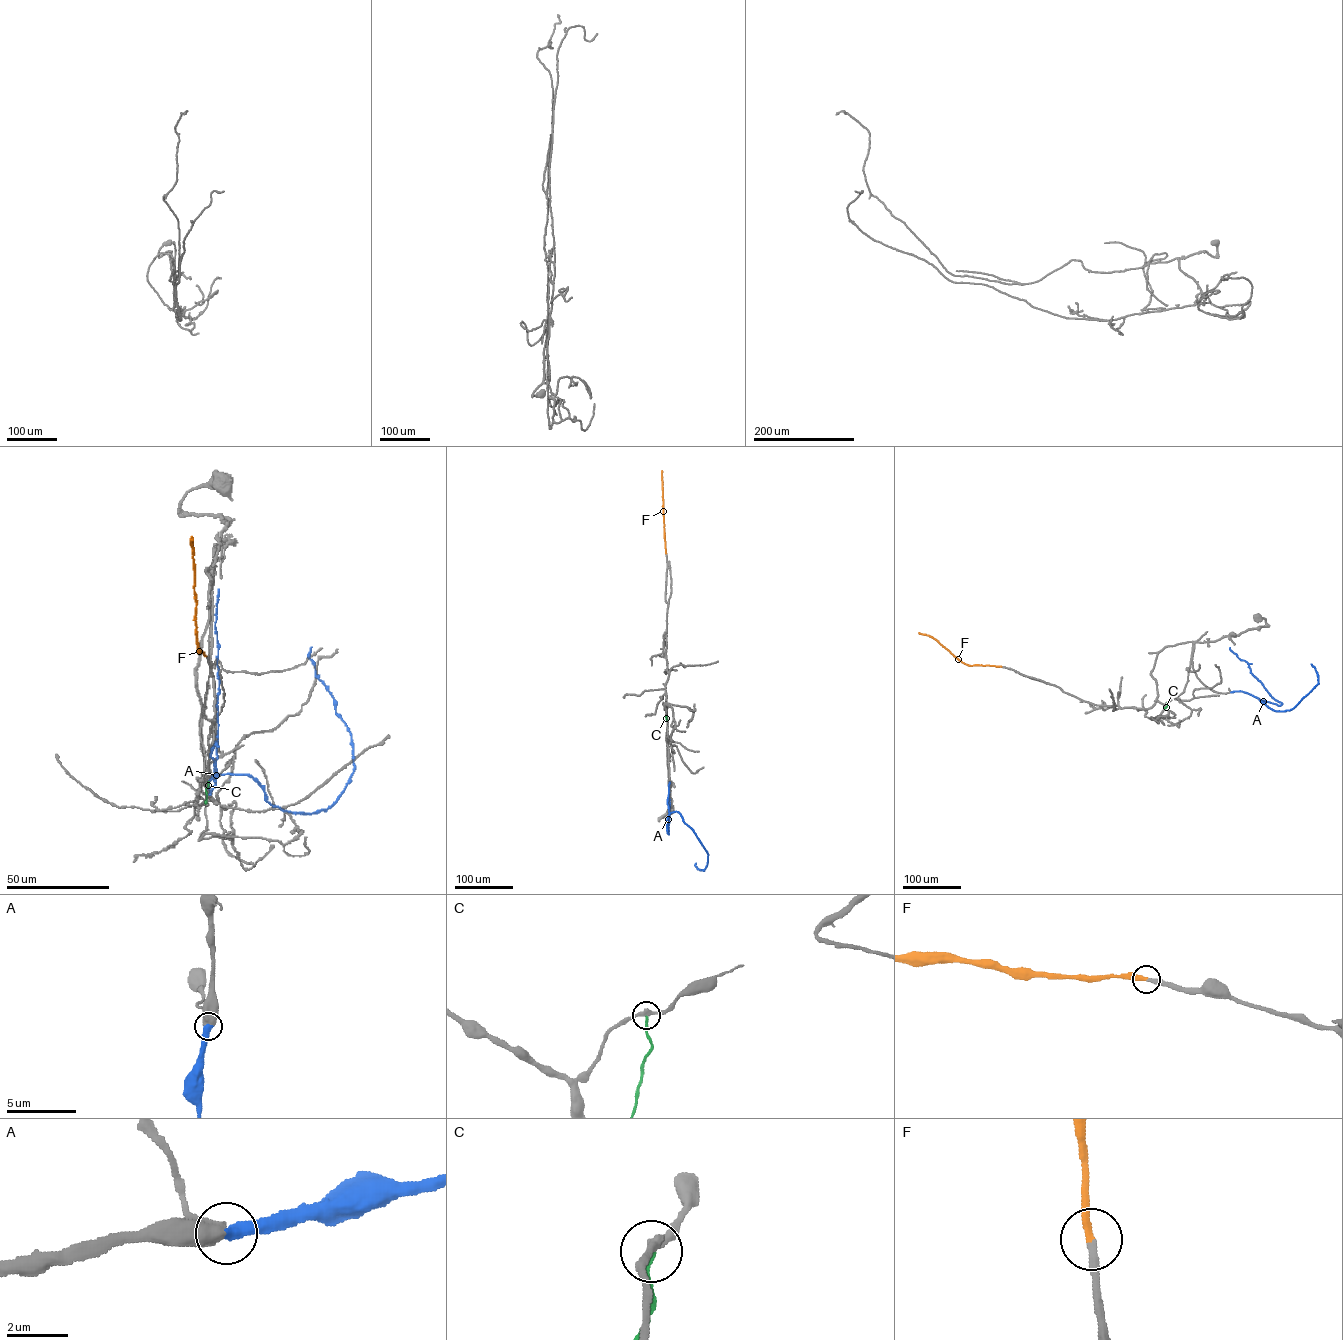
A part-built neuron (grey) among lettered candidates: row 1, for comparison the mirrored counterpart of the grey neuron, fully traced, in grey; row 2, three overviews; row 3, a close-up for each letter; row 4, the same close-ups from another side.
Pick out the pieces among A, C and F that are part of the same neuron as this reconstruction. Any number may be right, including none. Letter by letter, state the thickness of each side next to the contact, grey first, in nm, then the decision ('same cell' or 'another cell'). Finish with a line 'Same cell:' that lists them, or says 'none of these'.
A: calibres 750 and 440 nm; same cell
C: calibres 280 and 150 nm; another cell
F: calibres 280 and 300 nm; same cell
Same cell: A, F

